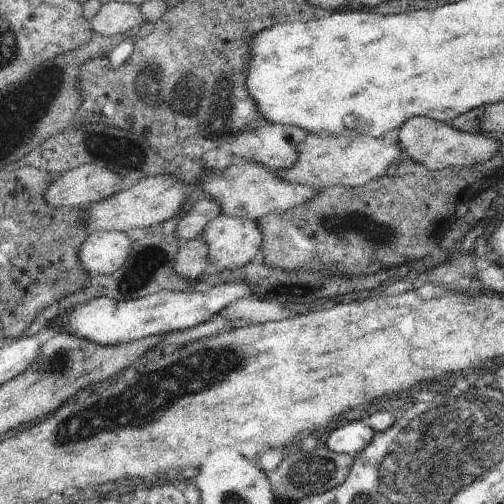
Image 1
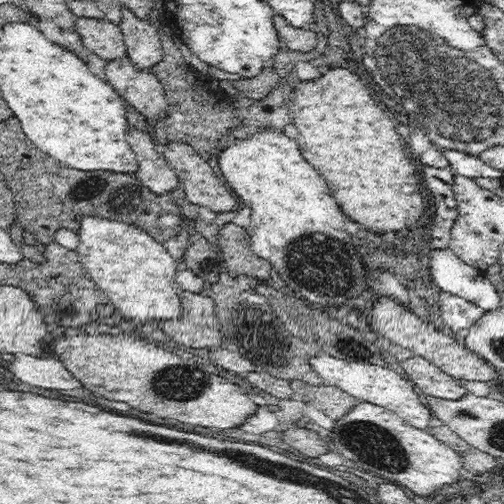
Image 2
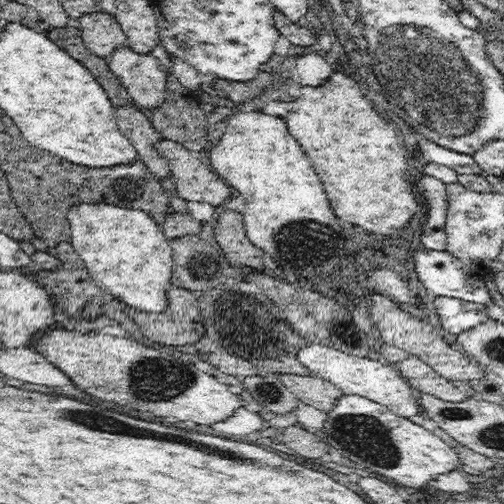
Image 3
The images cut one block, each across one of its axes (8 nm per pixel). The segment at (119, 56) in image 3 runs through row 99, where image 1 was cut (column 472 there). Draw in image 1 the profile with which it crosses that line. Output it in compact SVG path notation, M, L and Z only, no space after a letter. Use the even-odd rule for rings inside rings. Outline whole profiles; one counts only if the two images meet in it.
M415 116L415 118L407 120L399 128L397 140L403 146L403 158L417 162L417 164L423 164L433 172L443 170L447 166L469 168L475 164L483 164L483 162L491 160L503 148L501 136L489 136L483 132L475 132L475 134L473 132L459 132L451 124L429 120L423 116Z

